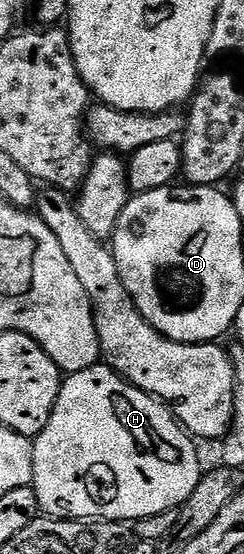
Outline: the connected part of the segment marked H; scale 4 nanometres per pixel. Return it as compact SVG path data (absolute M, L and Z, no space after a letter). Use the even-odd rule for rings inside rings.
M98 362L87 370L79 370L64 377L59 390L59 398L55 402L55 410L51 410L51 418L47 426L33 440L33 482L31 486L37 495L37 507L46 517L55 520L84 520L86 522L94 518L136 522L148 516L180 509L181 504L187 502L187 498L191 498L191 490L195 490L195 486L201 481L203 475L203 467L201 468L201 460L197 457L196 446L198 447L194 437L185 431L185 427L173 415L173 409L164 400L157 399L149 392L139 390L108 364Z

